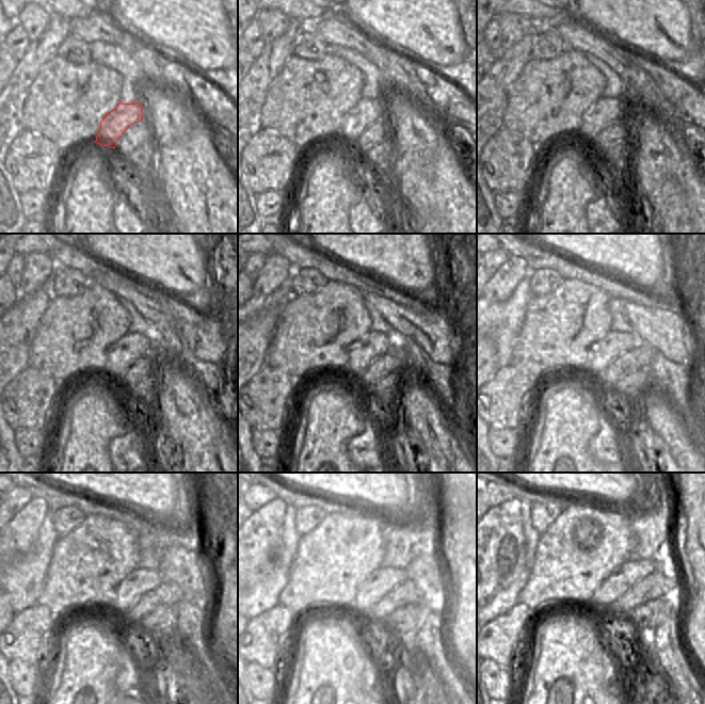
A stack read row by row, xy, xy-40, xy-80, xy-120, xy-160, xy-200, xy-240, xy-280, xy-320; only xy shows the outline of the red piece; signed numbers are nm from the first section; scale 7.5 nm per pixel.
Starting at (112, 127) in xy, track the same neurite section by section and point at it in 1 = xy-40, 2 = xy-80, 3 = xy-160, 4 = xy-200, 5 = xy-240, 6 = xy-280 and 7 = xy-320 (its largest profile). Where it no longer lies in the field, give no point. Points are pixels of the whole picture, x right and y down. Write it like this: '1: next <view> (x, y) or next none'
1: next xy-40 (365, 112)
2: next xy-80 (606, 110)
3: next xy-160 (373, 345)
4: next xy-200 (601, 353)
5: next xy-240 (141, 580)
6: next xy-280 (381, 581)
7: next xy-320 (623, 577)

